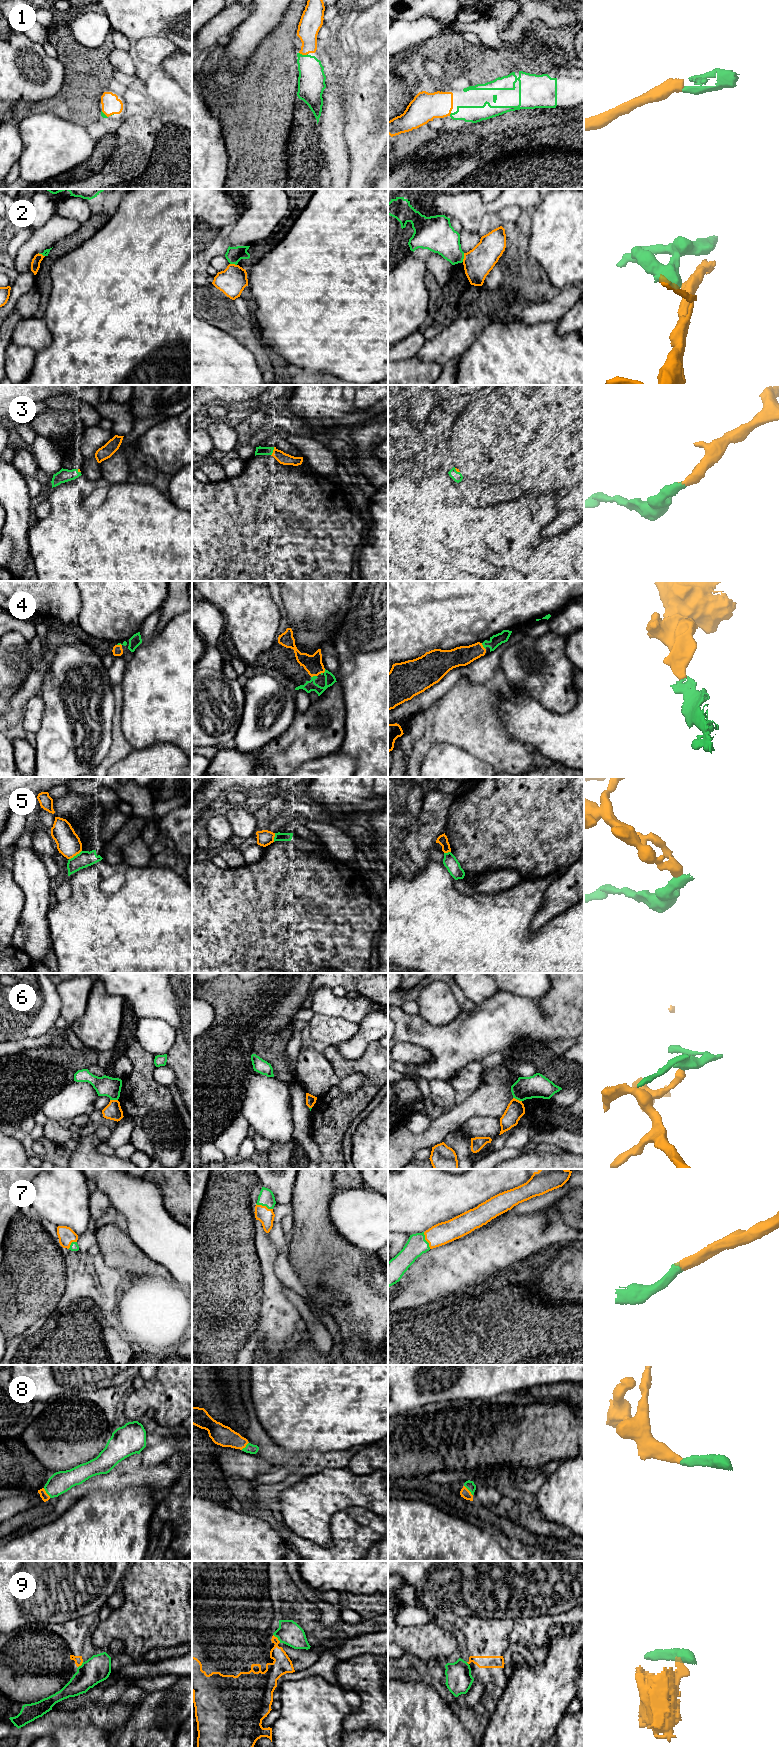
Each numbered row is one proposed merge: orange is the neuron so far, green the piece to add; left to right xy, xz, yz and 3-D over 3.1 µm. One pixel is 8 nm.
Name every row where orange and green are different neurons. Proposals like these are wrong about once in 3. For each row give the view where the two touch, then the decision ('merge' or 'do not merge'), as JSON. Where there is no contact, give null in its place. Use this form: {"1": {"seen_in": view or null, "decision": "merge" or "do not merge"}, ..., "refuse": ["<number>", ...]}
{"1": {"seen_in": "xz", "decision": "merge"}, "2": {"seen_in": "yz", "decision": "do not merge"}, "3": {"seen_in": "xz", "decision": "merge"}, "4": {"seen_in": "xz", "decision": "merge"}, "5": {"seen_in": "xy", "decision": "do not merge"}, "6": {"seen_in": "yz", "decision": "do not merge"}, "7": {"seen_in": "xz", "decision": "merge"}, "8": {"seen_in": "xy", "decision": "merge"}, "9": {"seen_in": "xz", "decision": "do not merge"}, "refuse": ["2", "5", "6", "9"]}

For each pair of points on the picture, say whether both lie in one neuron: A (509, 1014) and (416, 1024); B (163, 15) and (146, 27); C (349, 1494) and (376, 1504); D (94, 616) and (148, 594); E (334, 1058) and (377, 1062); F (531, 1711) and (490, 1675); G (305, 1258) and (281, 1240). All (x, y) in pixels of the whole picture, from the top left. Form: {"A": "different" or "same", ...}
{"A": "same", "B": "same", "C": "same", "D": "same", "E": "same", "F": "different", "G": "different"}

